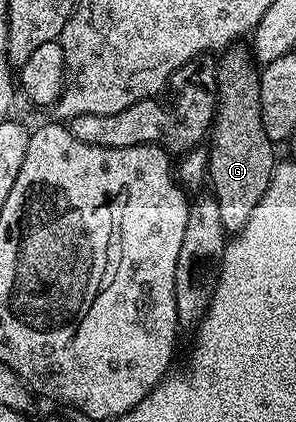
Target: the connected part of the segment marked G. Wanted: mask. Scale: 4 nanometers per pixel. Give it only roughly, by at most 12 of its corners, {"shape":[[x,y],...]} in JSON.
{"shape":[[237,43],[218,61],[207,180],[239,233],[278,164],[260,69]]}

